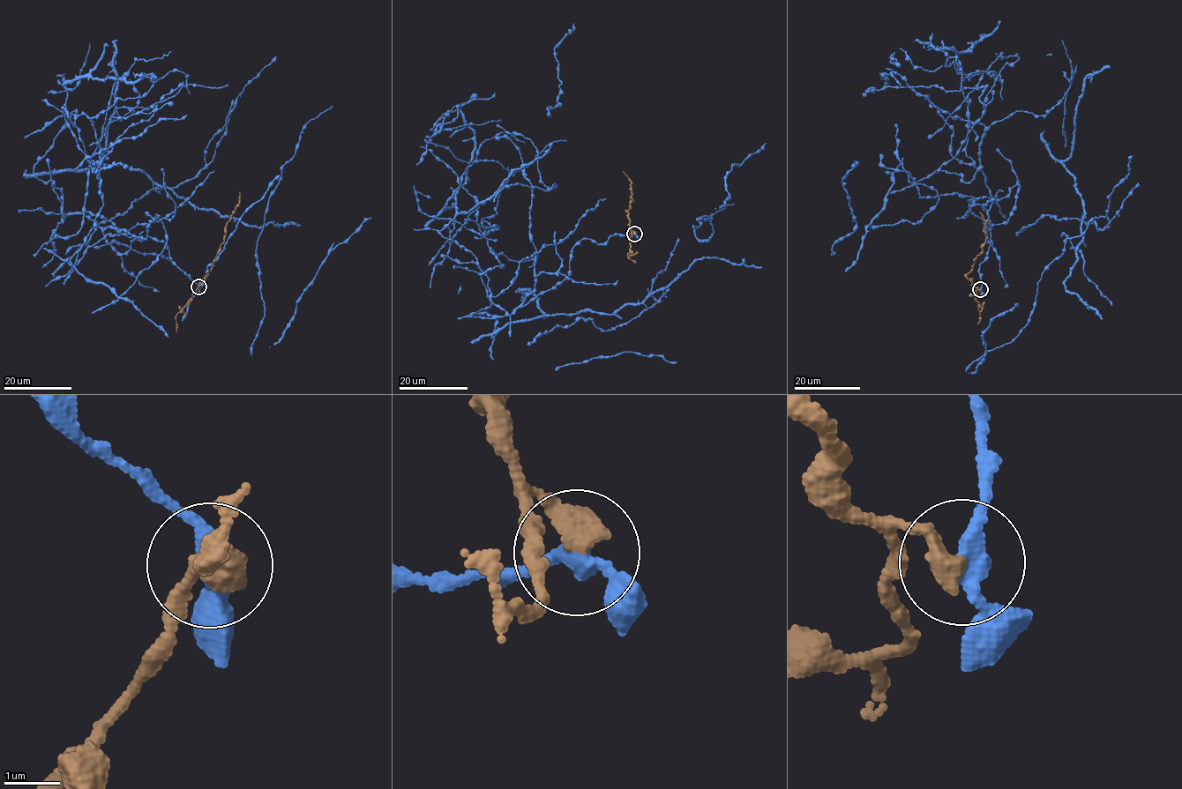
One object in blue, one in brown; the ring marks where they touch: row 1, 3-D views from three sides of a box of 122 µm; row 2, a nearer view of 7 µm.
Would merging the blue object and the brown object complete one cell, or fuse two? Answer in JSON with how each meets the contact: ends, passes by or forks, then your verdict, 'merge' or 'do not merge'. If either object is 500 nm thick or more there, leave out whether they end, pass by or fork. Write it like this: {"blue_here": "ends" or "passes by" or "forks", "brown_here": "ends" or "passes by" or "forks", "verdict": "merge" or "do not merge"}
{"blue_here": "passes by", "brown_here": "ends", "verdict": "do not merge"}

